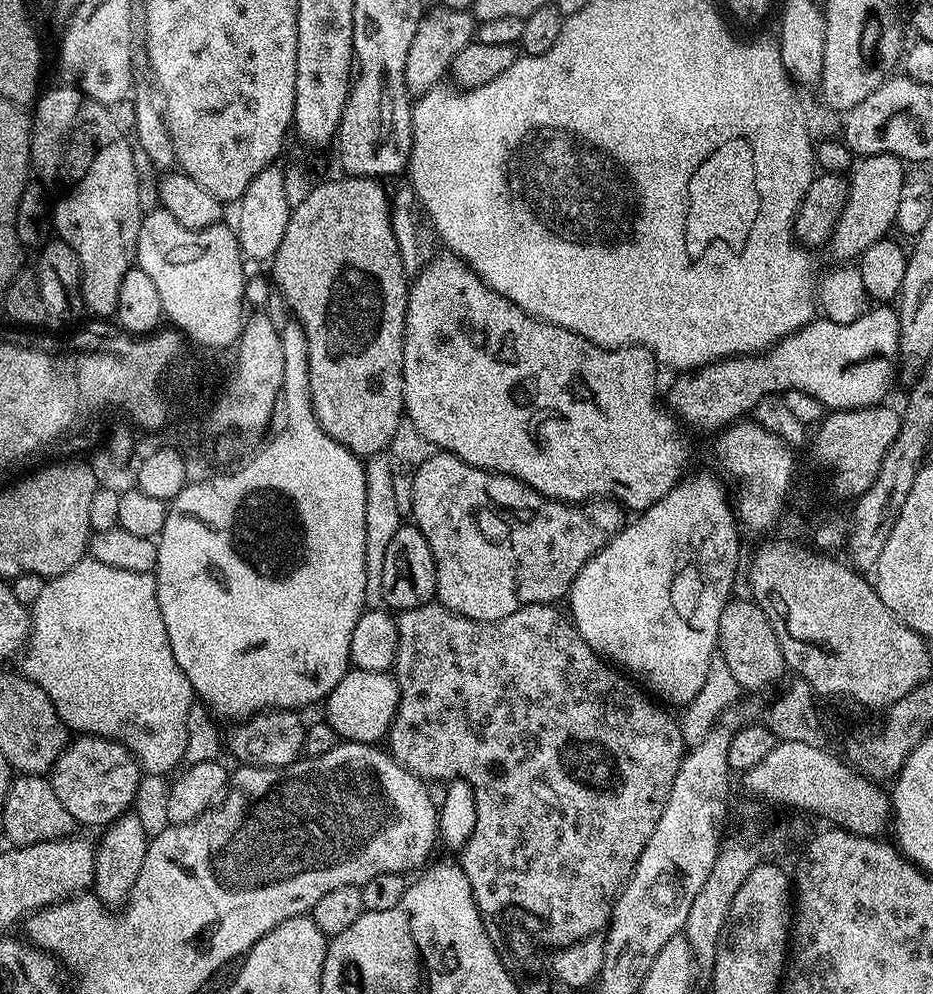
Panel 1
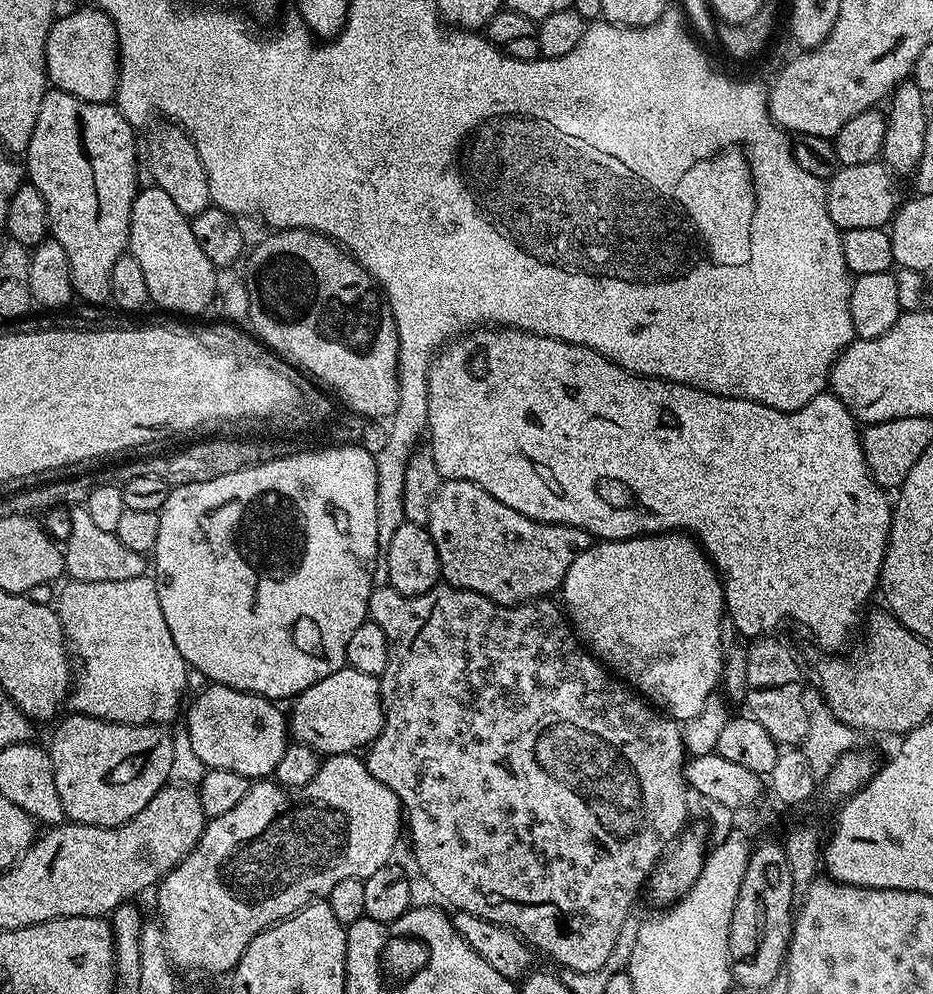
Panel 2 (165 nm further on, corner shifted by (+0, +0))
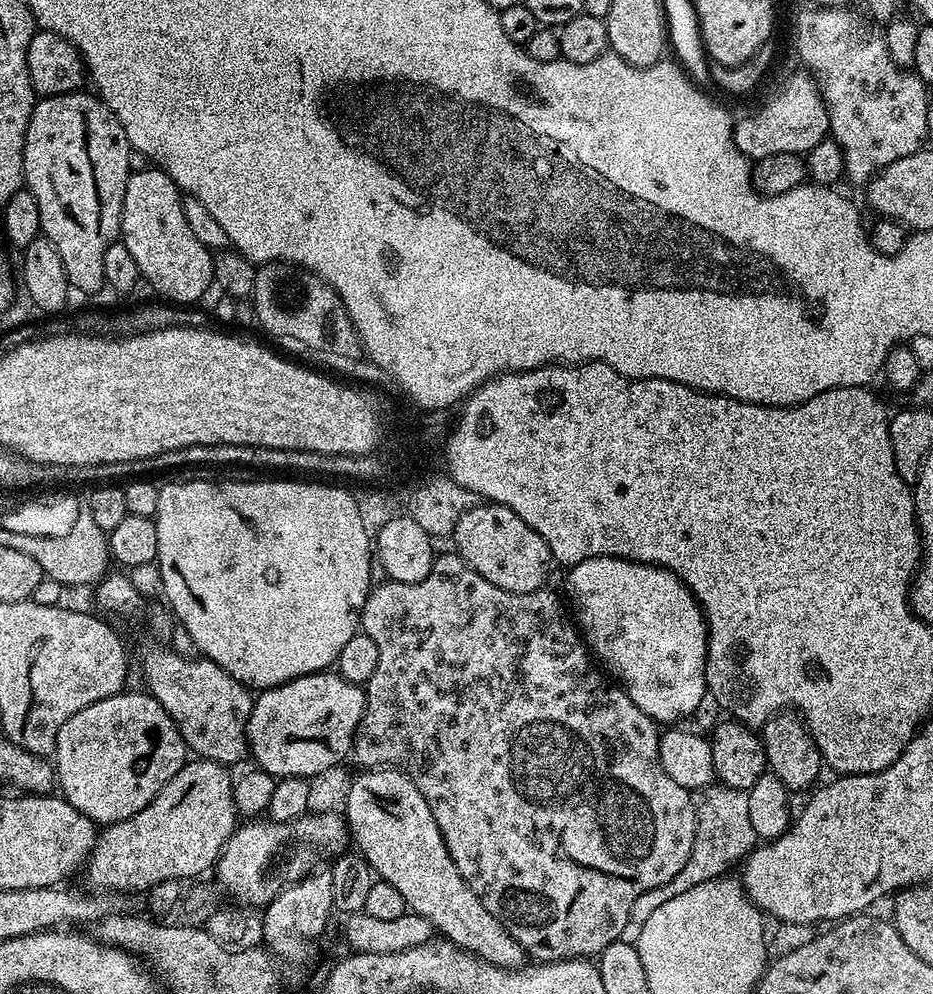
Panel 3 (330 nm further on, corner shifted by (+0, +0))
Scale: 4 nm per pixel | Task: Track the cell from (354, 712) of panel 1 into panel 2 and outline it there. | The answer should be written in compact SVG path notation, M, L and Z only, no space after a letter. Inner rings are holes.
M347 666L330 674L330 678L322 678L322 682L314 682L314 686L301 692L291 704L292 713L289 711L286 716L291 739L310 746L324 758L367 749L384 725L379 679Z

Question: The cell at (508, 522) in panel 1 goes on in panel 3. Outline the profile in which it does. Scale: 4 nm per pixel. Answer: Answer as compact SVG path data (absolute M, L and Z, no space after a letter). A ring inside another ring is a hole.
M491 502L477 503L475 508L458 518L450 540L456 543L455 551L471 568L478 570L486 582L494 582L494 586L502 590L534 592L545 587L548 564L553 563L550 550L539 534L506 506Z

